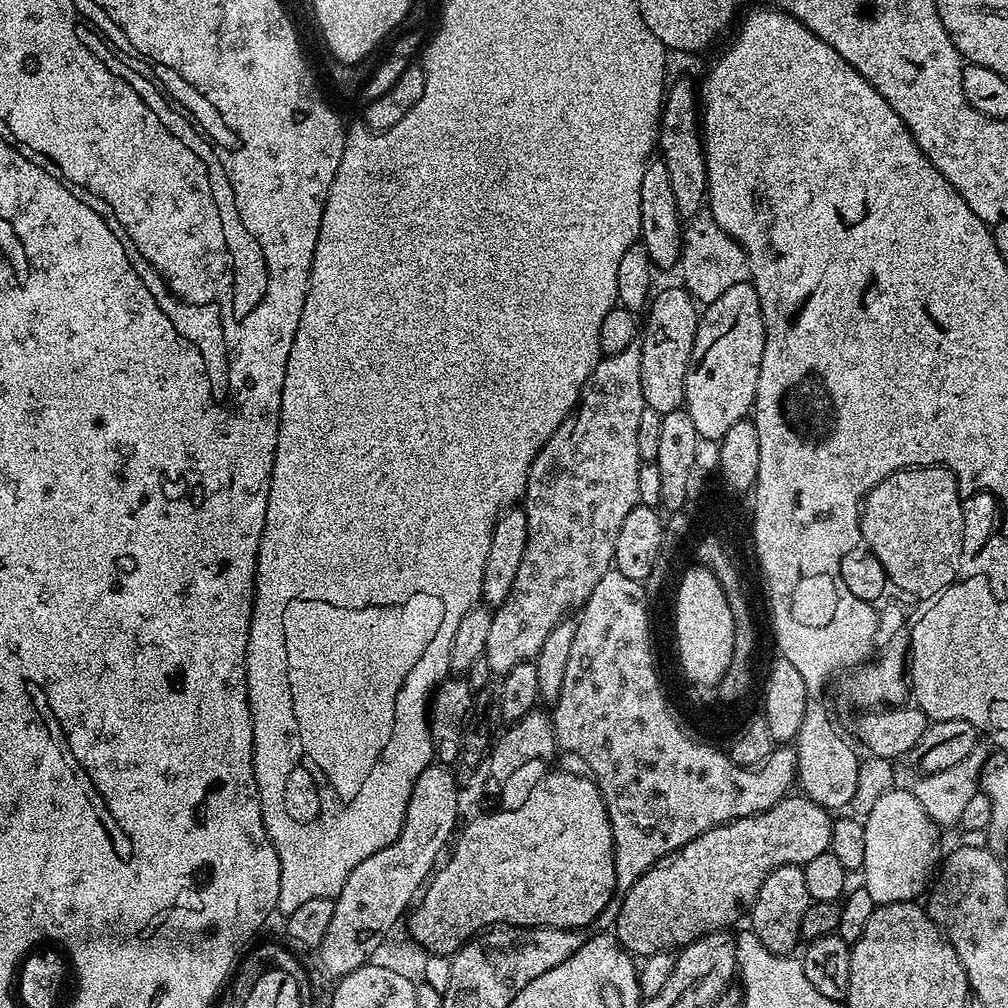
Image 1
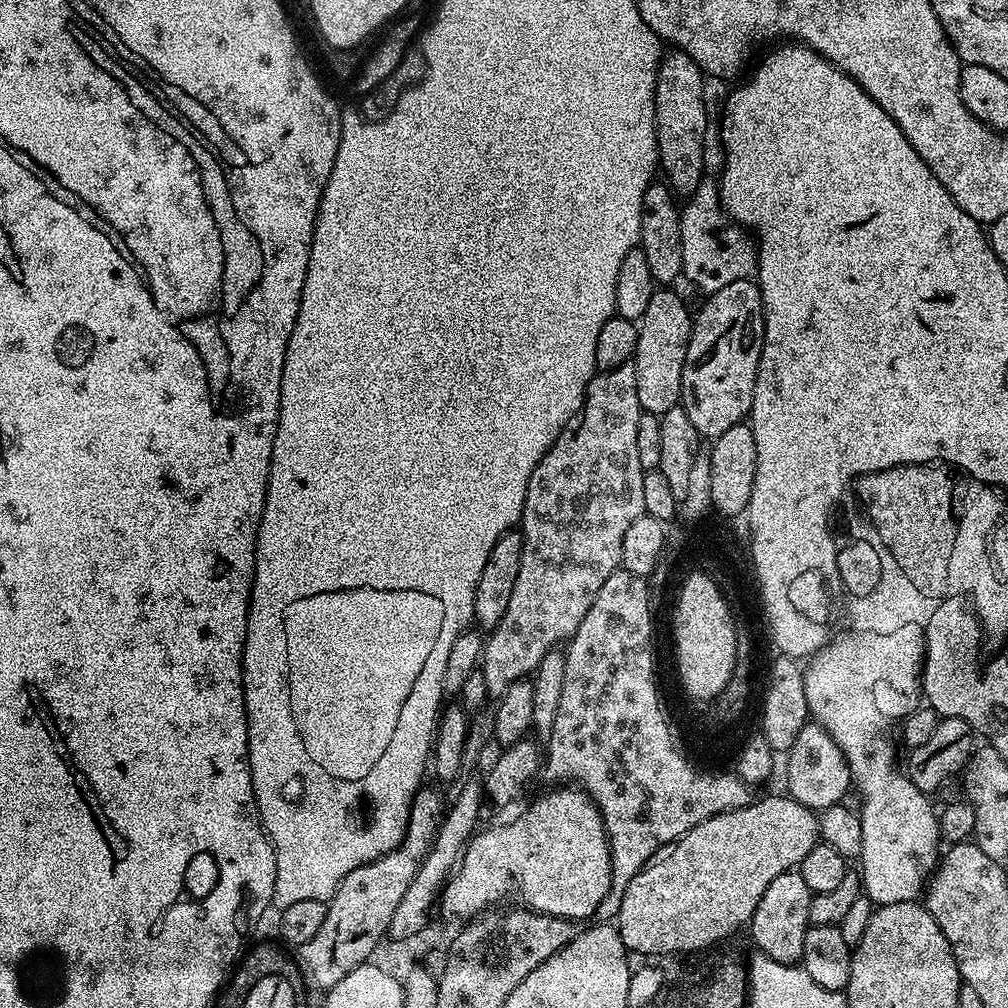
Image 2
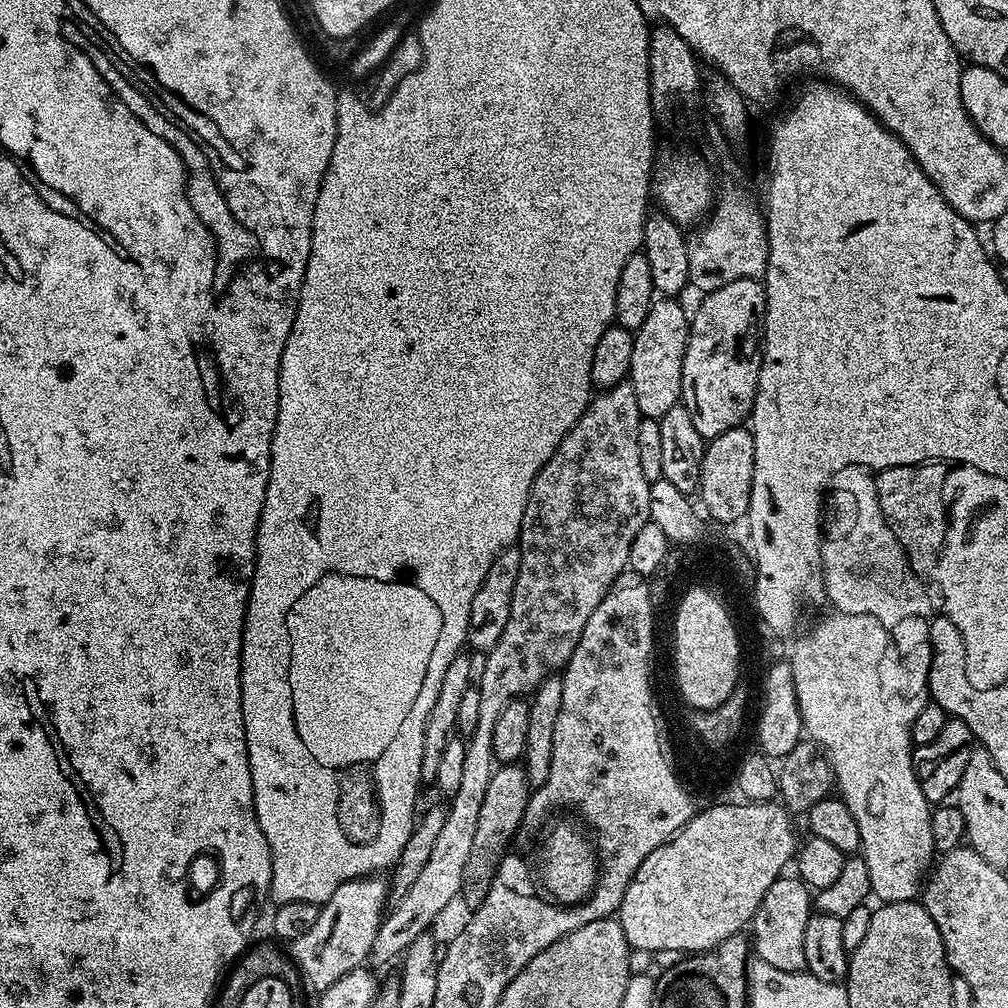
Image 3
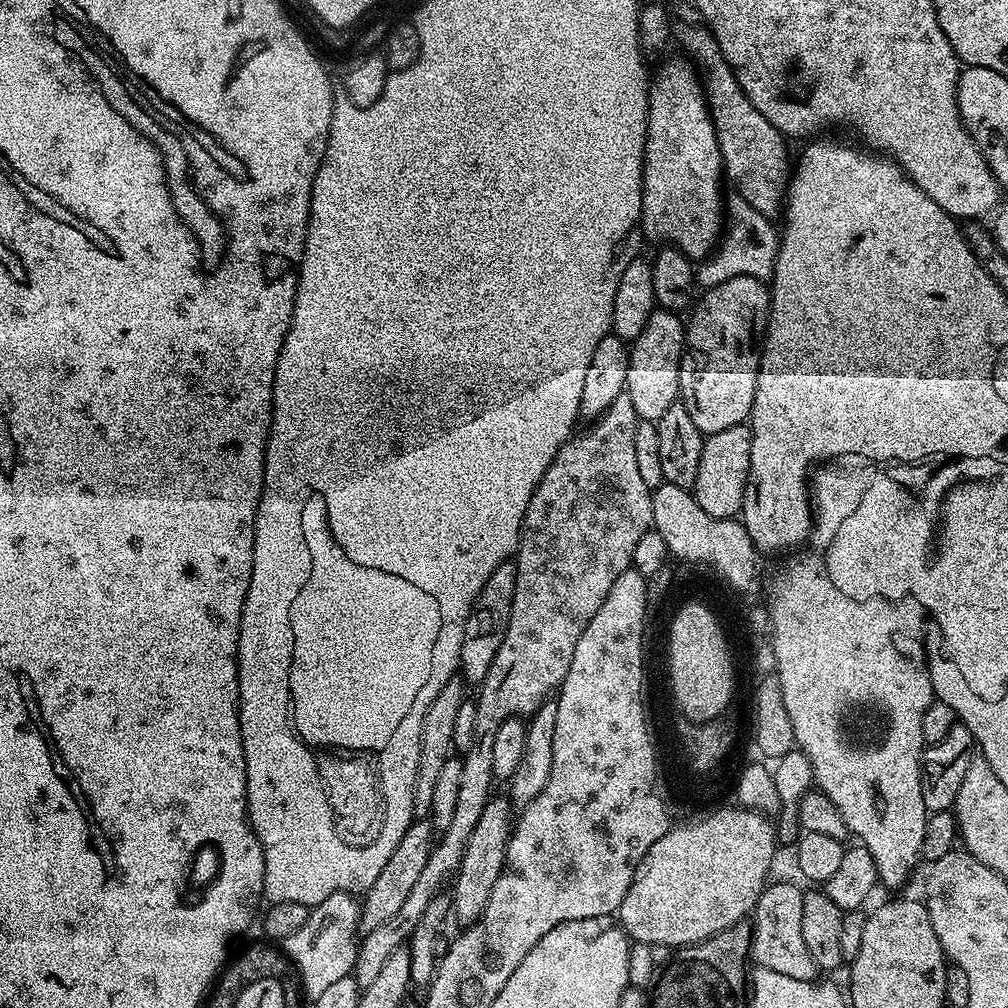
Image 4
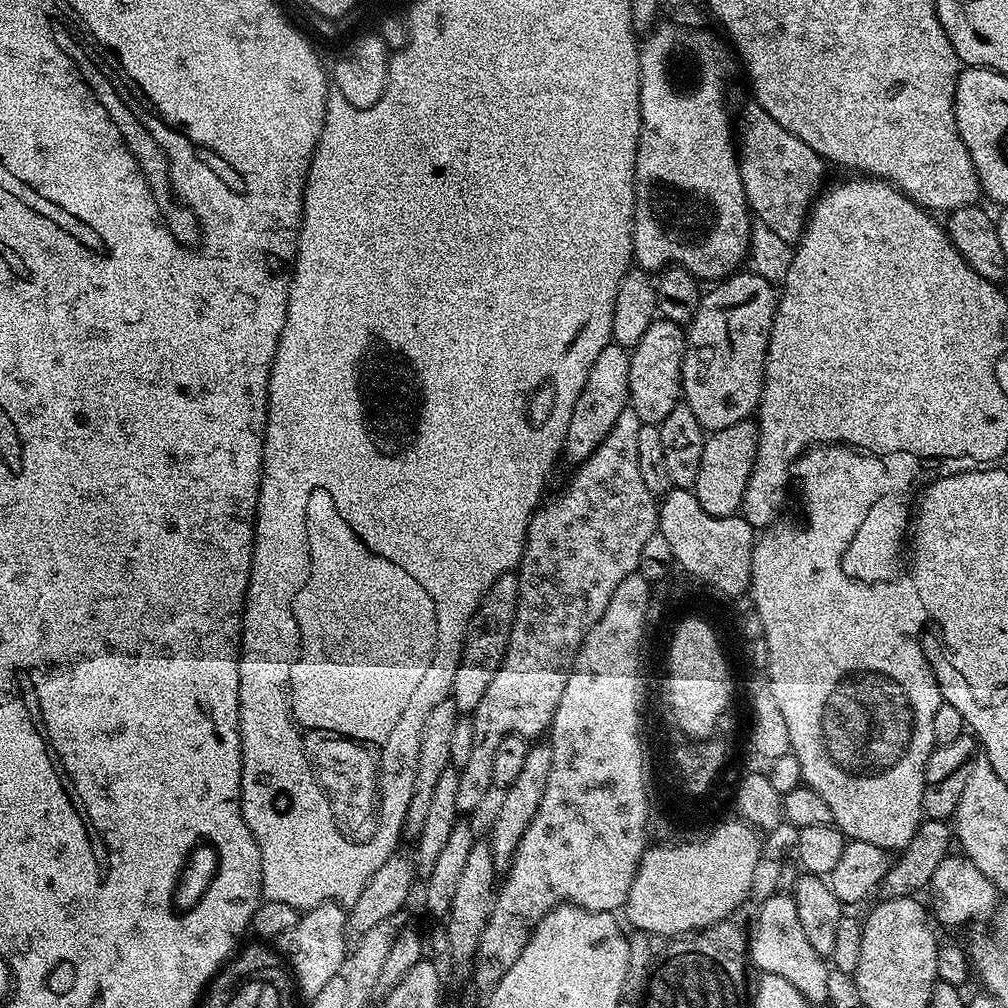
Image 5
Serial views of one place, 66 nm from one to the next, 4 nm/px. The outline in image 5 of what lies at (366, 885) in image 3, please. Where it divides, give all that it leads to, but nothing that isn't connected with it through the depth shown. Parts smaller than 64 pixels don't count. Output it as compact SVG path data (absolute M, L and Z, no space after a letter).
M335 902L319 904L301 911L294 927L286 930L286 934L282 934L274 942L283 962L285 960L292 967L292 972L296 975L296 984L300 987L305 1001L313 1000L324 989L326 982L330 982L330 978L341 975L350 951L347 918L345 905Z

